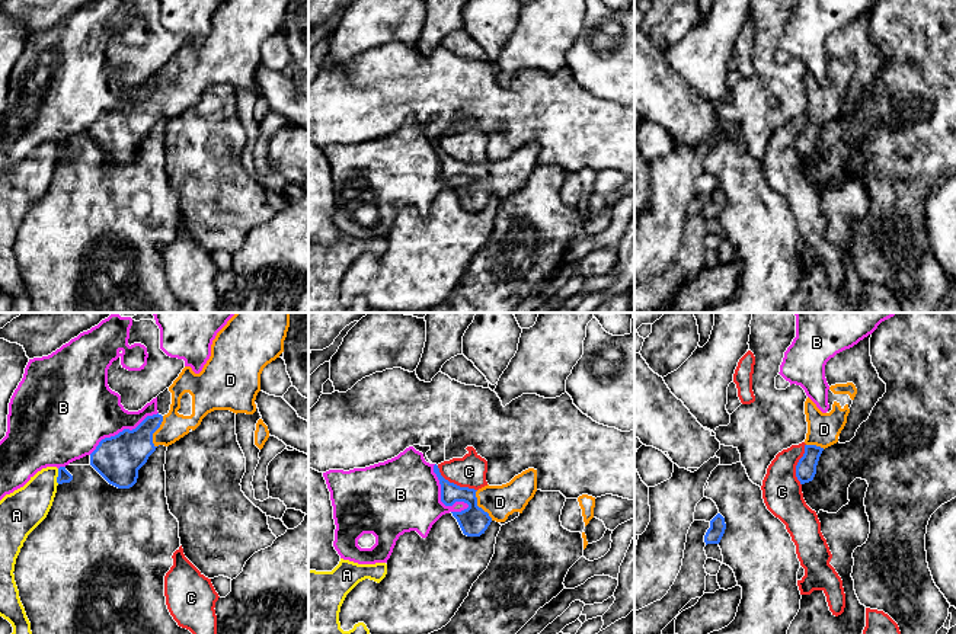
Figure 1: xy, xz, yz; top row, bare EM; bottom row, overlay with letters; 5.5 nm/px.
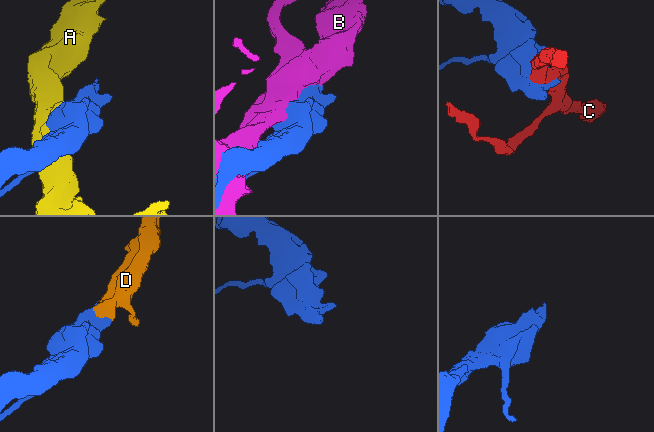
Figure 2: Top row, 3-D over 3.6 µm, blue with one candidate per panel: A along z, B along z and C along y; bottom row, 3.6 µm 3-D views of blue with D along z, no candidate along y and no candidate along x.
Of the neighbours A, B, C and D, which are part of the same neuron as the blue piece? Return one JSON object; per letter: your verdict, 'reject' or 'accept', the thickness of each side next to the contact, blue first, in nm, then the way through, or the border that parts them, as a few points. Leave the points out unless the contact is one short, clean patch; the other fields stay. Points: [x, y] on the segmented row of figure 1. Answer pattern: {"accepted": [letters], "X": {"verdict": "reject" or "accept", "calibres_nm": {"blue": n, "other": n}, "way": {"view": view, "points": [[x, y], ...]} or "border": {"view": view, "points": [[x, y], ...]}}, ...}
{"accepted": ["D"], "A": {"verdict": "reject", "calibres_nm": {"blue": 70, "other": 220}}, "B": {"verdict": "reject", "calibres_nm": {"blue": 160, "other": 420}}, "C": {"verdict": "reject", "calibres_nm": {"blue": 160, "other": 180}}, "D": {"verdict": "accept", "calibres_nm": {"blue": 240, "other": 140}}}

